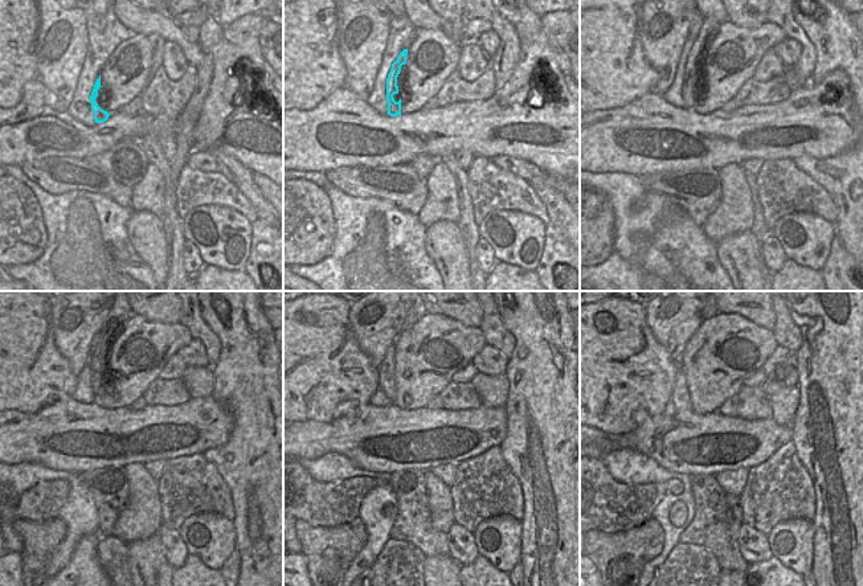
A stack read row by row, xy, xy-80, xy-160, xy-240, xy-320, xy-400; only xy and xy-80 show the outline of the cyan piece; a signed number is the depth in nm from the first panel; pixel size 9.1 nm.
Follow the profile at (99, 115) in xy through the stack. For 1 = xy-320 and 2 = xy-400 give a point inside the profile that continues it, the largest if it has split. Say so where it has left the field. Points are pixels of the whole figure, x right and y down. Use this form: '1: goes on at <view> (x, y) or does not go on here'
1: goes on at xy-320 (412, 318)
2: goes on at xy-400 (704, 318)

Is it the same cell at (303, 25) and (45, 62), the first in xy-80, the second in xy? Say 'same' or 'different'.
different

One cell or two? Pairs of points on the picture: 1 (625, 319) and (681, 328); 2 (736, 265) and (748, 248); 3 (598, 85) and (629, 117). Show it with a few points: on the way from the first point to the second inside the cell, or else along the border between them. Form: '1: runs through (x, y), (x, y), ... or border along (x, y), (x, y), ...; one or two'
1: border along (645, 306), (646, 324), (654, 337), (666, 348); two
2: runs through (740, 261), (744, 251); one
3: border along (647, 93), (622, 106), (593, 111); two

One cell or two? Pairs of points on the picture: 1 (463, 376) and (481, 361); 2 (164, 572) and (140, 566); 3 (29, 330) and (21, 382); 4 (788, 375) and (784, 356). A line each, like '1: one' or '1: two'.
1: two
2: one
3: one
4: one

